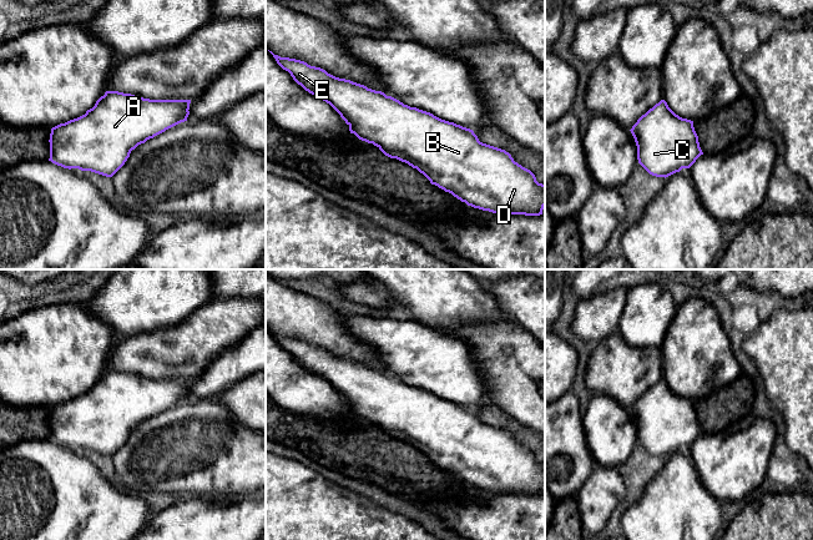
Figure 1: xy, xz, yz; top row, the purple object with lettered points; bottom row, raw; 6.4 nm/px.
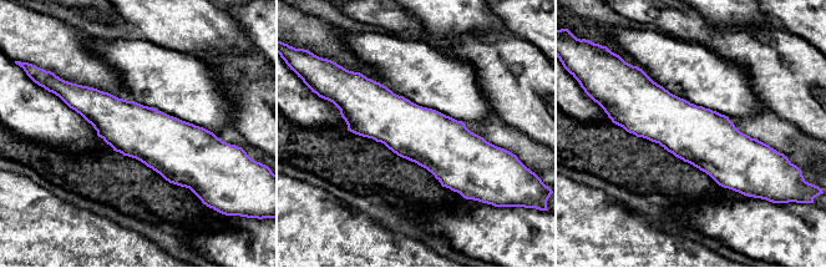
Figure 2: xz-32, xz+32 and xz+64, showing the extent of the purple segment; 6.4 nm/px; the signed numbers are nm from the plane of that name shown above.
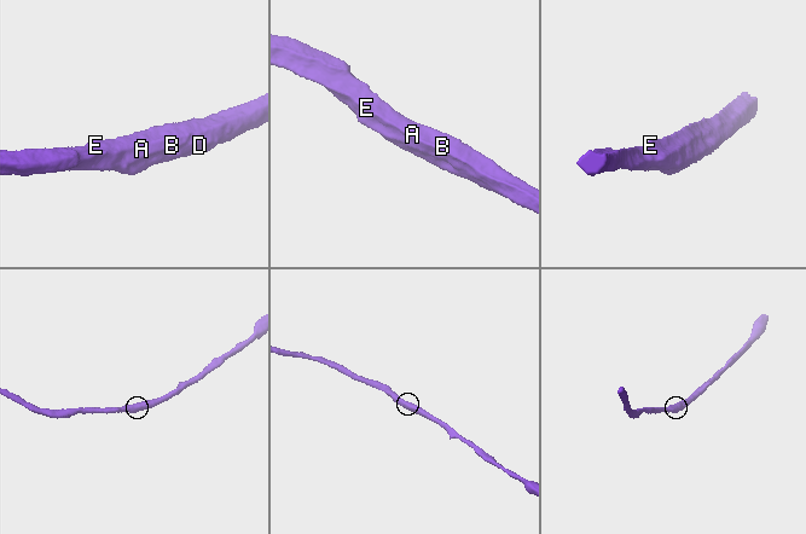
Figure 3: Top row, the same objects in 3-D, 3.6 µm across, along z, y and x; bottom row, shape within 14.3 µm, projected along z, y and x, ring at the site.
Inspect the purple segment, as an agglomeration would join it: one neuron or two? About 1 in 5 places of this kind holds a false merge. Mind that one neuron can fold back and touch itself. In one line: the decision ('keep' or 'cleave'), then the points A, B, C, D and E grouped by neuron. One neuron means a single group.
keep | A B C D E

